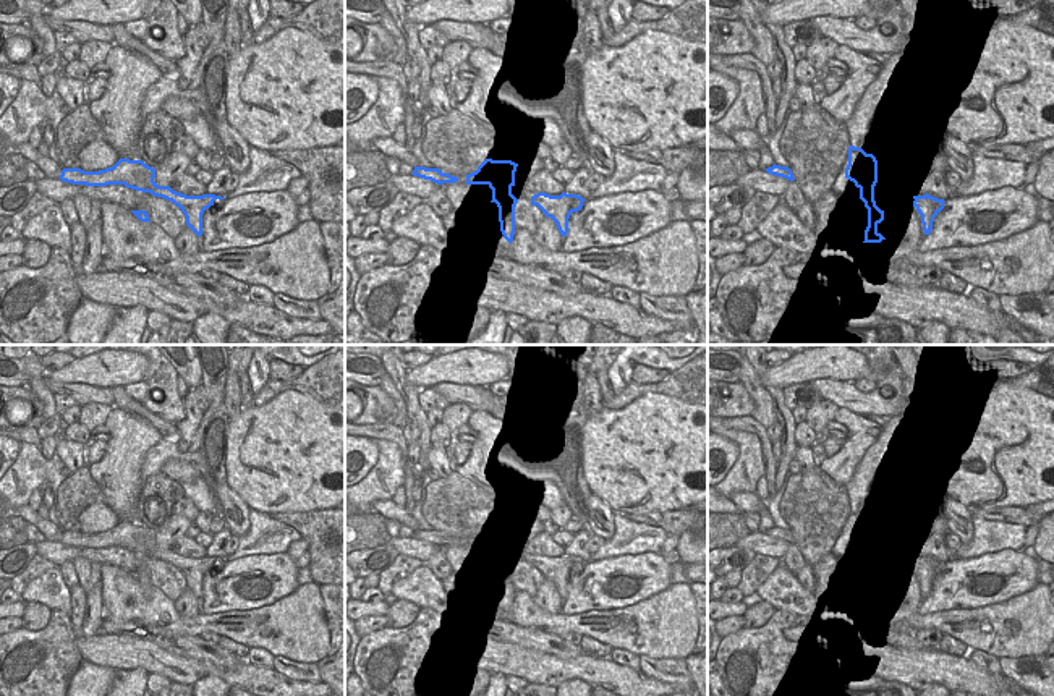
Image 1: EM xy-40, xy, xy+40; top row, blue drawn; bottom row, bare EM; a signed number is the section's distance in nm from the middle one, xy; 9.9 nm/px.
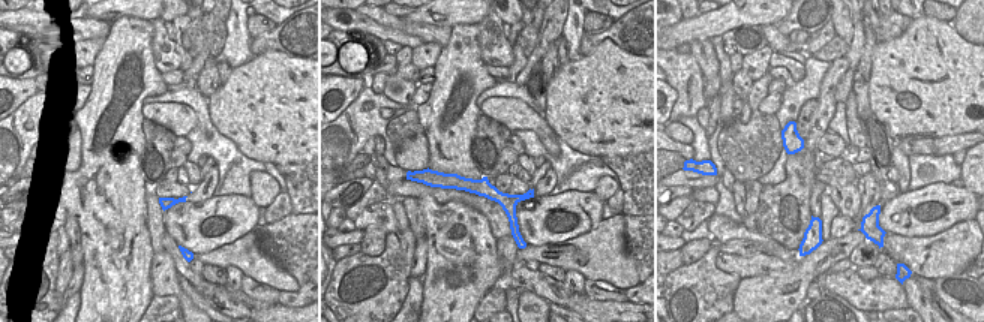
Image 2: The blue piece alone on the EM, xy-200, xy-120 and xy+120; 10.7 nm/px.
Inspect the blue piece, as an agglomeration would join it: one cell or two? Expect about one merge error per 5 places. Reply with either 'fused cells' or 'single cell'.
fused cells

